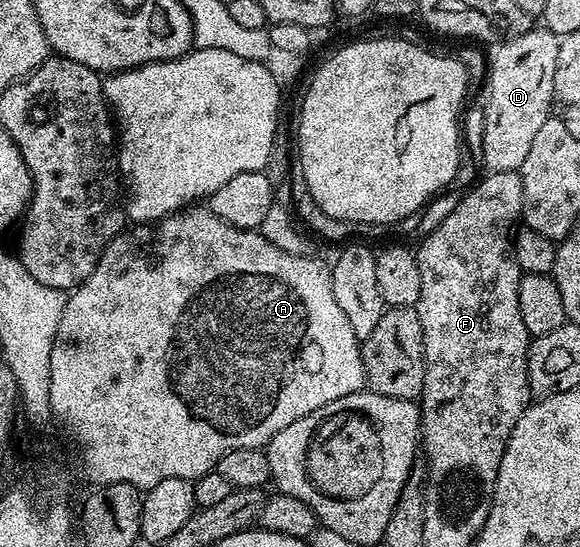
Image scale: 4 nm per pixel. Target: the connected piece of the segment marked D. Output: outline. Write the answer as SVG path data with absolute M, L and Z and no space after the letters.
M536 26L529 30L526 34L515 36L513 40L506 40L503 44L495 45L491 49L490 55L487 57L487 75L486 87L488 93L484 96L484 133L480 136L480 156L484 159L485 169L488 172L515 172L520 169L522 162L526 162L526 153L530 151L530 145L534 142L534 138L538 135L538 129L541 128L542 122L546 122L548 117L553 115L554 101L556 100L556 91L554 90L554 69L558 66L558 50L560 49L561 37L555 36L554 33L548 31L543 26Z

